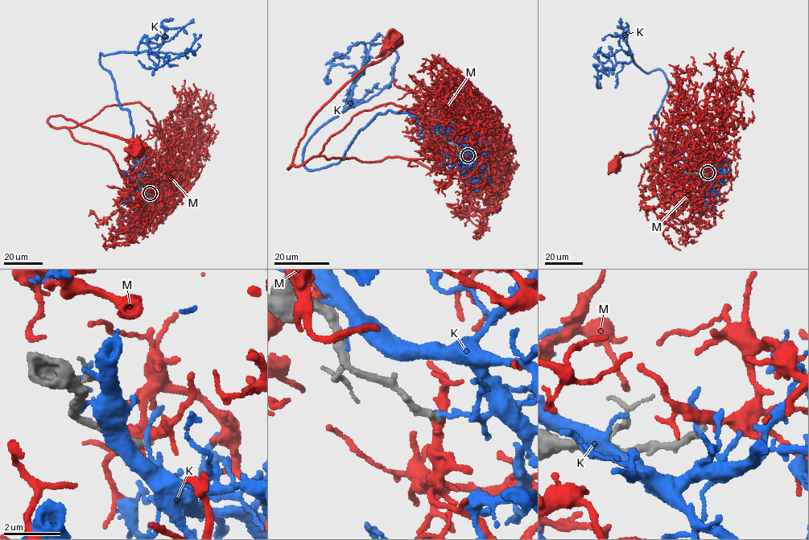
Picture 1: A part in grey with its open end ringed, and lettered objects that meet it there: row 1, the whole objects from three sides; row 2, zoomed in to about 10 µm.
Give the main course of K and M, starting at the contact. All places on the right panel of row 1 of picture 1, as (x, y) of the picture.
K: (707, 172), (683, 167), (654, 133), (668, 86), (664, 72), (619, 62), (597, 72), (600, 82)
M: (707, 171), (712, 166), (709, 177), (683, 191), (651, 162), (669, 151), (666, 142), (621, 153), (613, 166)

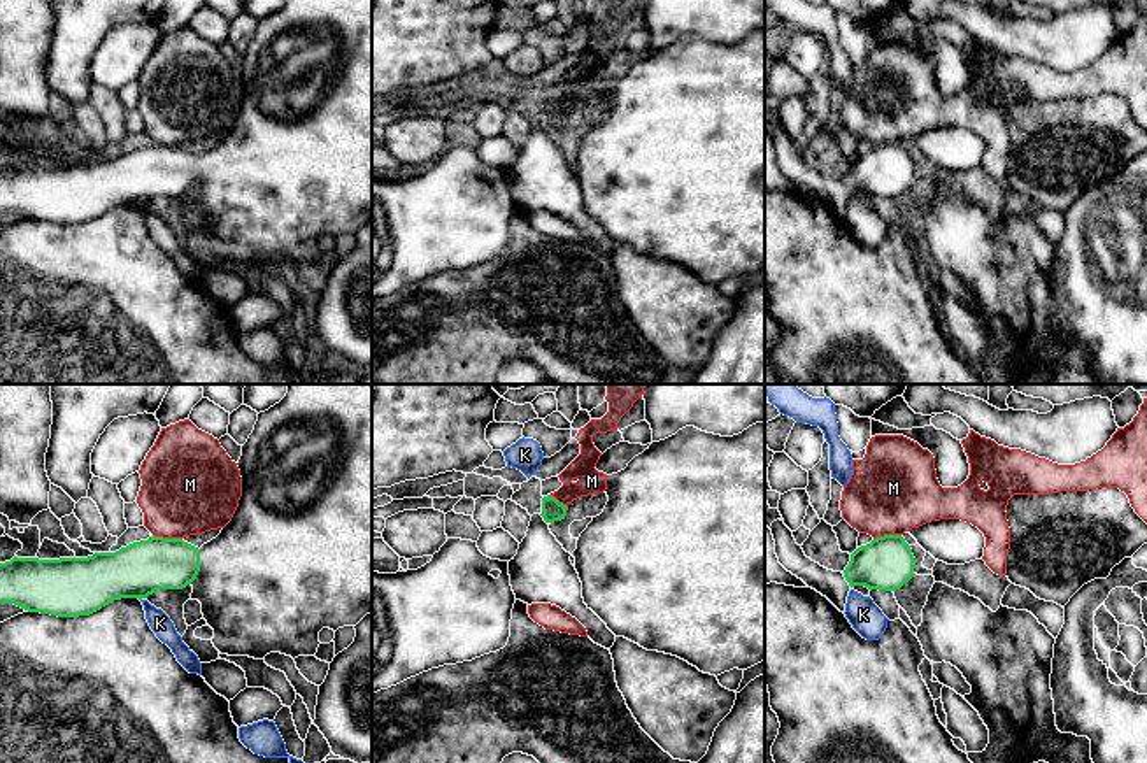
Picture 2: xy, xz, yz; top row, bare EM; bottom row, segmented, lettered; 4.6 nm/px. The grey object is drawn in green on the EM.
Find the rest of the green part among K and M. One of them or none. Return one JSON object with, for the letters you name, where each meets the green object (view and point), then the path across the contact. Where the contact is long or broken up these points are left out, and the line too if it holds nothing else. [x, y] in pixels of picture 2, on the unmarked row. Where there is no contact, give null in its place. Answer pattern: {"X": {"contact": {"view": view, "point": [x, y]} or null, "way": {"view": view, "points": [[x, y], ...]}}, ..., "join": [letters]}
{"join": []}

